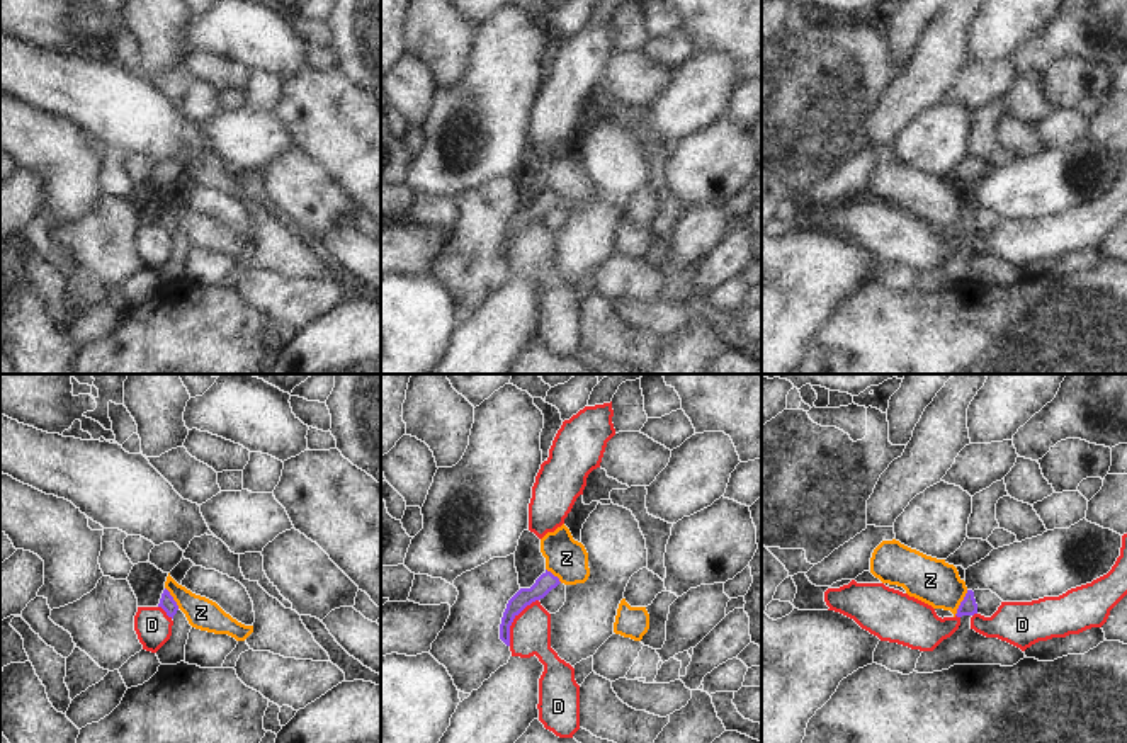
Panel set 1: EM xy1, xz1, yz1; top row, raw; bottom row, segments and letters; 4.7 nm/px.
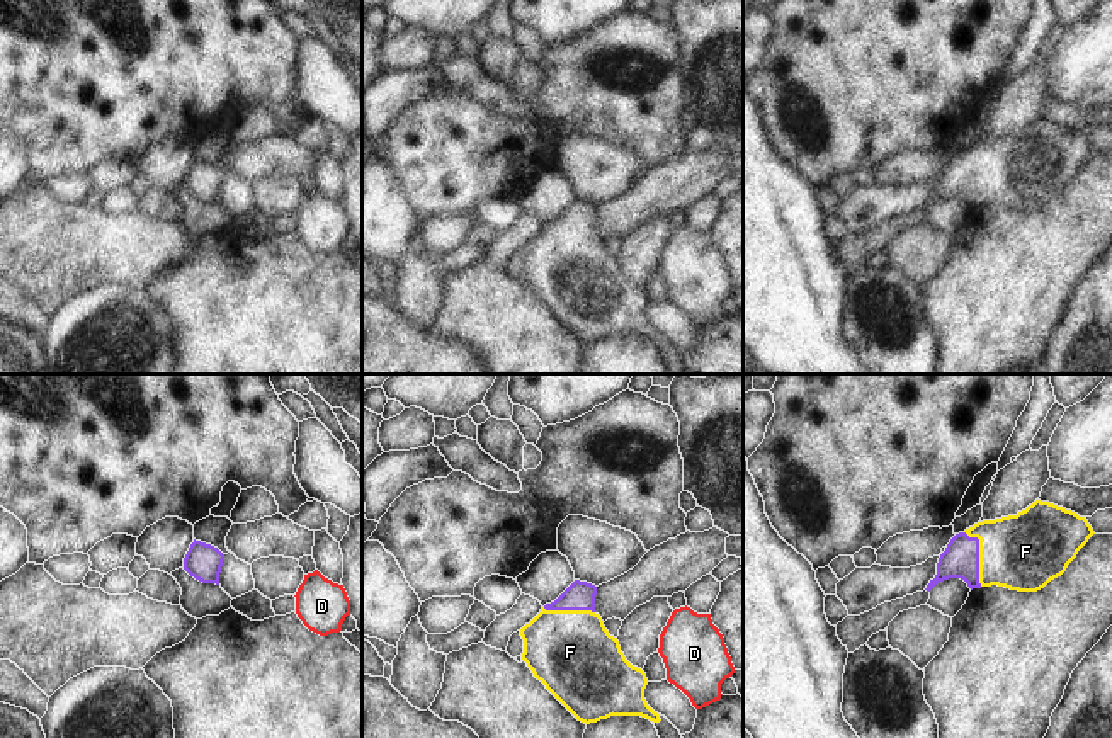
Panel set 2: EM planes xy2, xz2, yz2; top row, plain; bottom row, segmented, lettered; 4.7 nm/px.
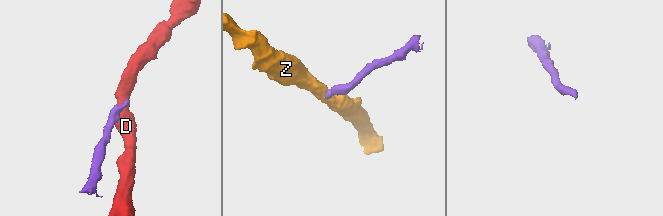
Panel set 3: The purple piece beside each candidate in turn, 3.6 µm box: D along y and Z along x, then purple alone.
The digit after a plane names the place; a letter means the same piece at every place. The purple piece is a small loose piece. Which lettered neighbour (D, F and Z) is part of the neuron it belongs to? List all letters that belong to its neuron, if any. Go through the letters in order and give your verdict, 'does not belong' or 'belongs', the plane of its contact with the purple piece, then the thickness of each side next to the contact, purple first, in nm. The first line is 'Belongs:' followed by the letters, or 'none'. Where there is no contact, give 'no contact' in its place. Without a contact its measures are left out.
Belongs: F
D: does not belong; meets purple in xz1; 90 nm thick on the purple side, 190 nm on the other
F: belongs; meets purple in yz2; 180 nm thick on the purple side, 360 nm on the other
Z: does not belong; meets purple in yz1; 80 nm thick on the purple side, 220 nm on the other

